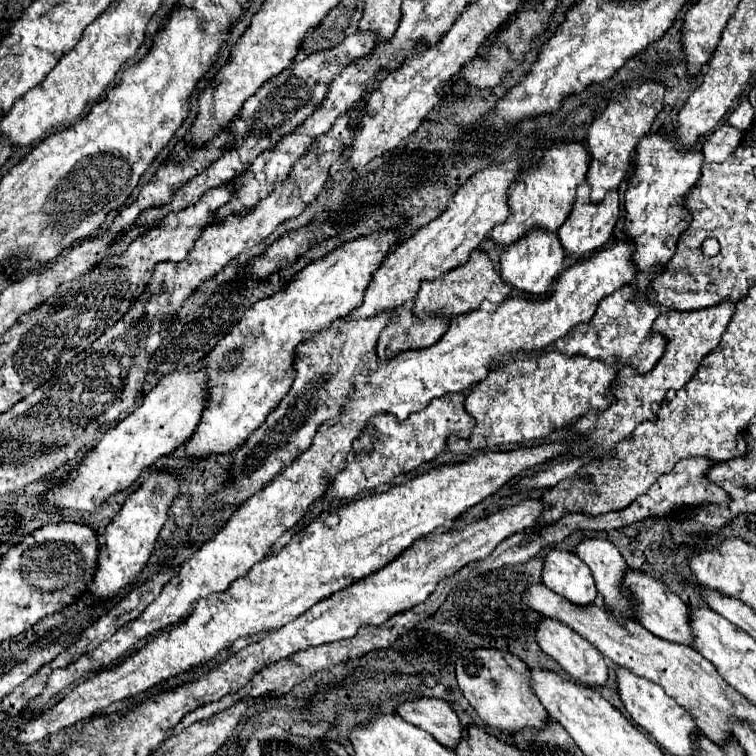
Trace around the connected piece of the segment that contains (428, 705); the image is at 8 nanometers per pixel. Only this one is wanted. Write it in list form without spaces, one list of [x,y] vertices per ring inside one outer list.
[[[407,700],[397,706],[397,714],[409,724],[429,732],[439,744],[447,748],[455,748],[457,740],[461,740],[461,724],[457,720],[457,714],[445,700]]]

